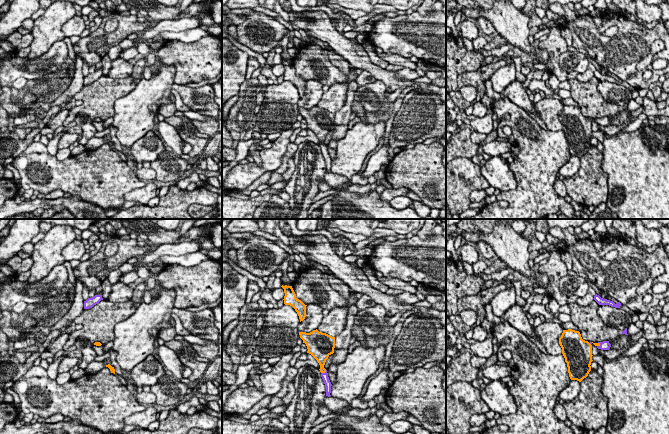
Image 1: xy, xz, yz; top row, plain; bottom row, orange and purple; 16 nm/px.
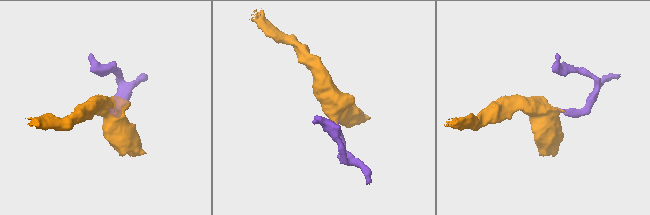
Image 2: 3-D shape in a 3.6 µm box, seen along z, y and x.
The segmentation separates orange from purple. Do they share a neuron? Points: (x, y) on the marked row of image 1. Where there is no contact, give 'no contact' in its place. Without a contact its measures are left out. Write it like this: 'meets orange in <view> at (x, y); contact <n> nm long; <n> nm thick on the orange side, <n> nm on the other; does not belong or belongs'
meets orange in xz at (323, 372); contact 110 nm long; 190 nm thick on the orange side, 100 nm on the other; belongs

